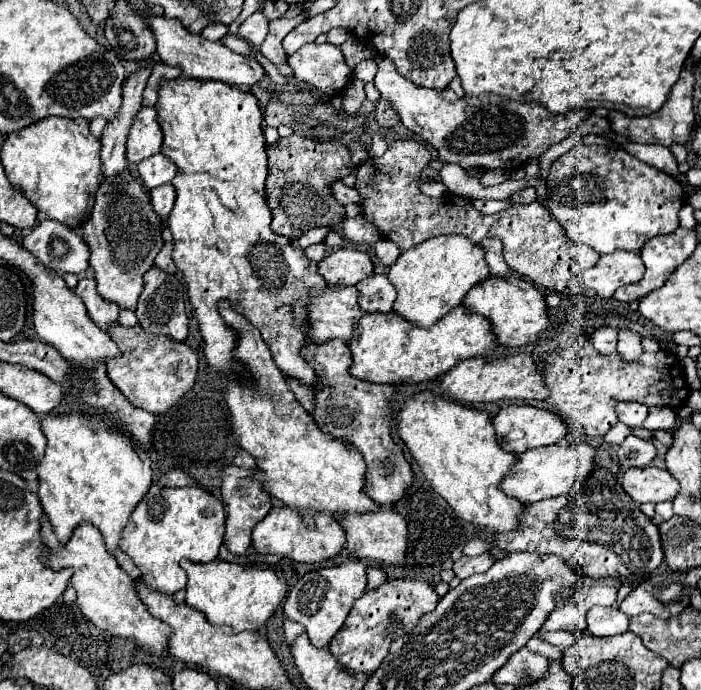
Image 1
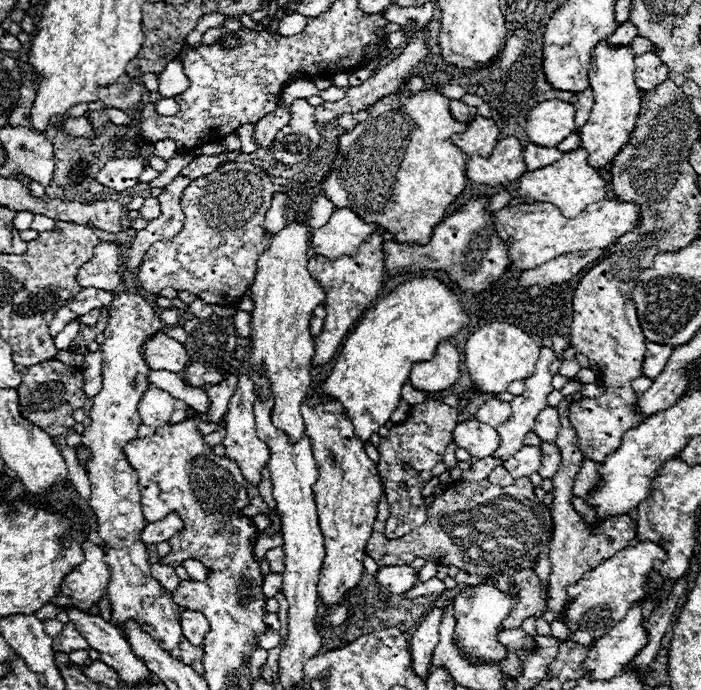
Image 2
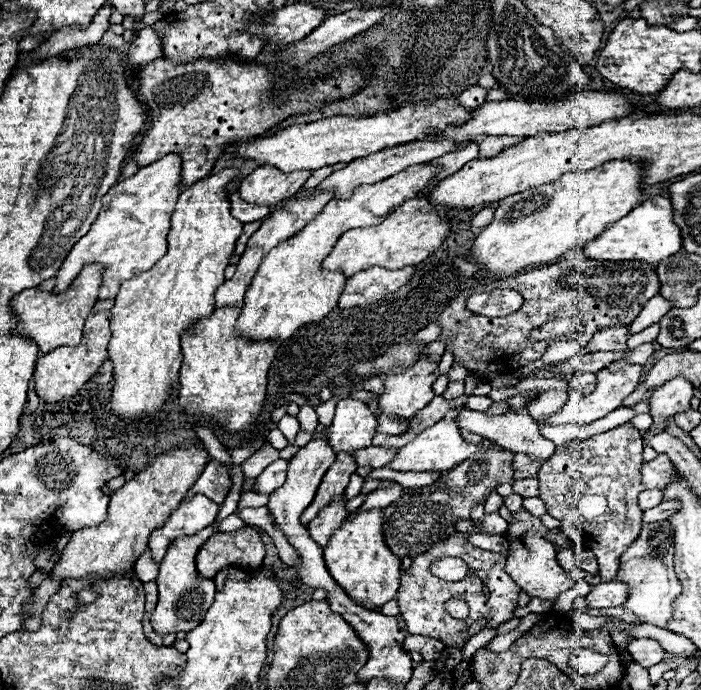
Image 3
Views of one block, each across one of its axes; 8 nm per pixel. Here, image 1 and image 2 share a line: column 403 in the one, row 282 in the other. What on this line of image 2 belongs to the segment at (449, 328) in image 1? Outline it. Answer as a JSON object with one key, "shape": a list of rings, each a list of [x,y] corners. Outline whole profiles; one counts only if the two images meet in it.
{"shape":[[[374,232],[372,236],[368,236],[368,240],[364,240],[364,244],[360,244],[360,252],[356,252],[356,256],[340,256],[336,260],[314,256],[308,262],[310,276],[324,288],[324,294],[326,294],[324,298],[326,320],[324,320],[322,334],[316,336],[314,340],[316,354],[312,358],[312,366],[324,366],[338,352],[344,338],[358,324],[362,314],[376,302],[378,292],[382,290],[382,284],[384,284],[384,274],[386,274],[382,244],[384,240],[380,232]]]}

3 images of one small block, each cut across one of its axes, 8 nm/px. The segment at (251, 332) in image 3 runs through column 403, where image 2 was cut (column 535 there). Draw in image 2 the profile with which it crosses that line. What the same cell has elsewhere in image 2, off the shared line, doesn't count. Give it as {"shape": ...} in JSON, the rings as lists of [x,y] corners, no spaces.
{"shape":[[[578,148],[574,152],[564,152],[564,156],[556,164],[550,164],[548,168],[540,168],[540,170],[526,172],[524,176],[520,176],[518,196],[526,204],[550,202],[556,208],[560,208],[564,216],[576,218],[588,204],[594,204],[594,202],[606,198],[606,180],[592,166],[588,166],[586,150]]]}

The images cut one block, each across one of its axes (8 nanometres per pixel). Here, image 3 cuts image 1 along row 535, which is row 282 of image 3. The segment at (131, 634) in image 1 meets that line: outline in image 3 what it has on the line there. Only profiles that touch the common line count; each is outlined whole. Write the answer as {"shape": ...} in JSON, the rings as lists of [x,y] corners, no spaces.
{"shape":[[[92,264],[80,272],[80,276],[70,284],[70,288],[64,294],[42,292],[36,288],[16,294],[10,300],[12,312],[18,318],[14,334],[32,340],[40,352],[50,352],[52,348],[58,346],[78,346],[82,340],[84,320],[98,300],[98,288],[102,282],[100,276],[102,276],[102,266]]]}

